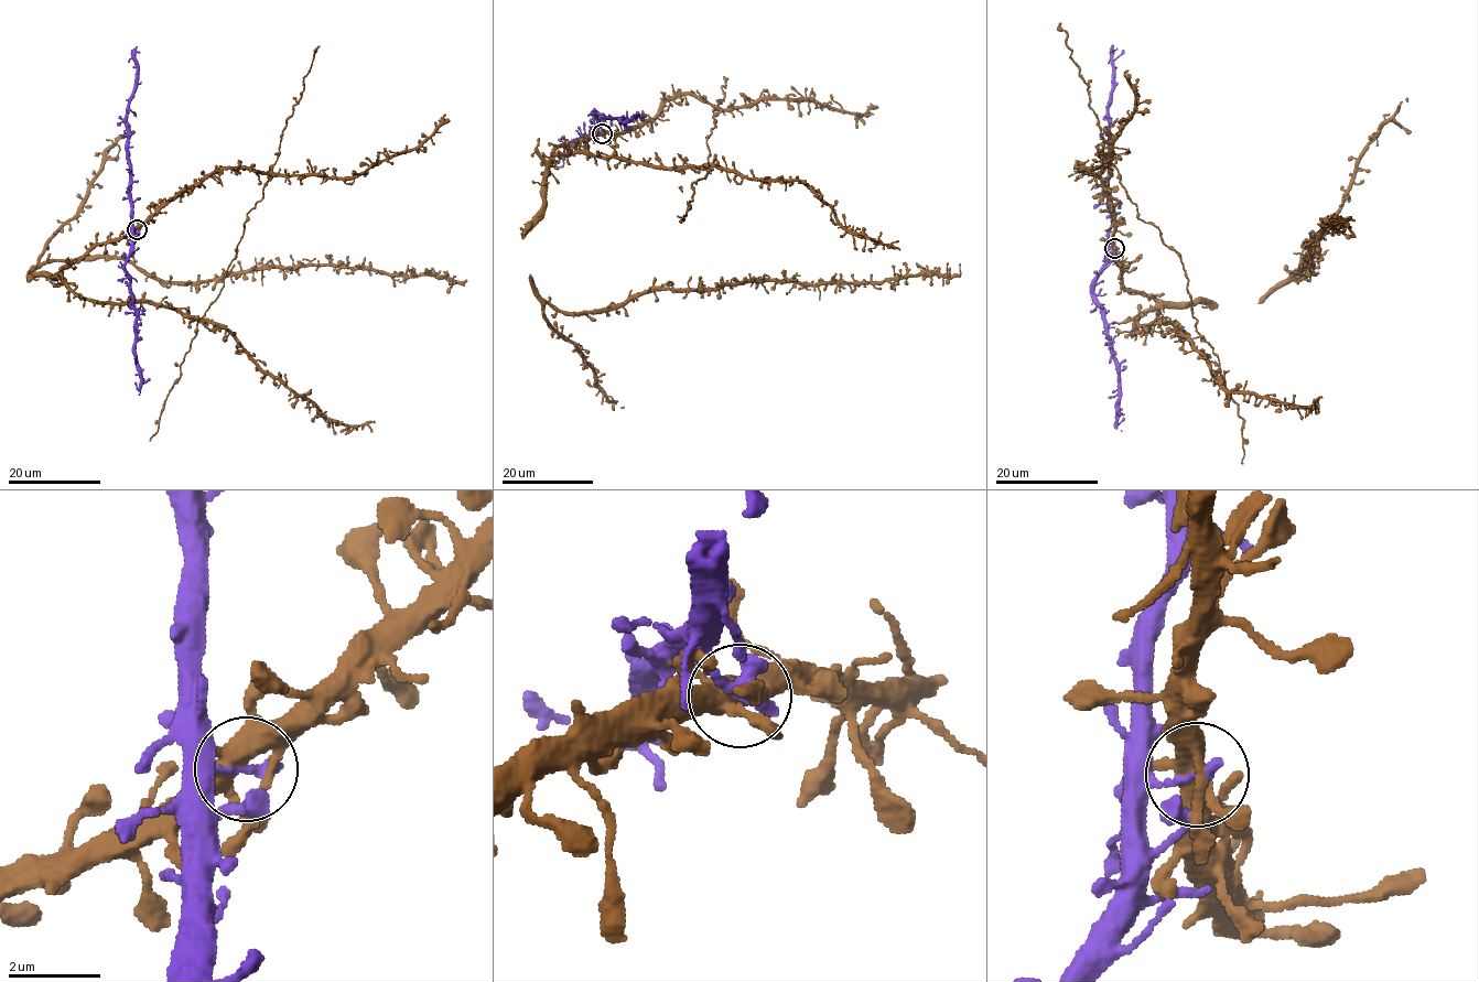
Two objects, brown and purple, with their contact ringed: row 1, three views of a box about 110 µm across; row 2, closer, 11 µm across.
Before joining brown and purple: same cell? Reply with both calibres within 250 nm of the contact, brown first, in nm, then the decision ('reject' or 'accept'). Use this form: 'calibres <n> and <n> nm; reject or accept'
calibres 440 and 240 nm; reject

